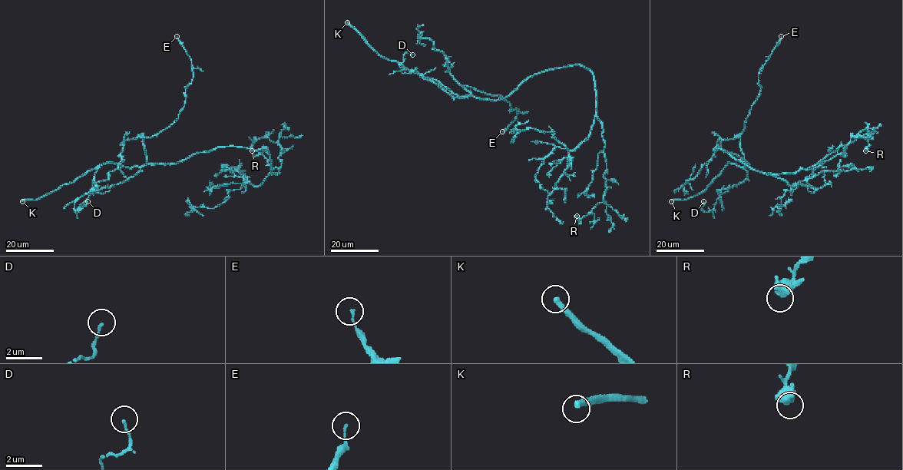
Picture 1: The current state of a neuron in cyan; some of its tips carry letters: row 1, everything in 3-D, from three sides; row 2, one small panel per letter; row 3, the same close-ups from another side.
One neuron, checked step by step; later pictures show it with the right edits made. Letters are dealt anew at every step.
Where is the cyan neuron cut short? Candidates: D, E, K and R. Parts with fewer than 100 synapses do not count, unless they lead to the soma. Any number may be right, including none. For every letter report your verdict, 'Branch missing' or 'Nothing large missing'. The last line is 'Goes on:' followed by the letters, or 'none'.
D: Nothing large missing
E: Nothing large missing
K: Branch missing
R: Nothing large missing
Goes on: K

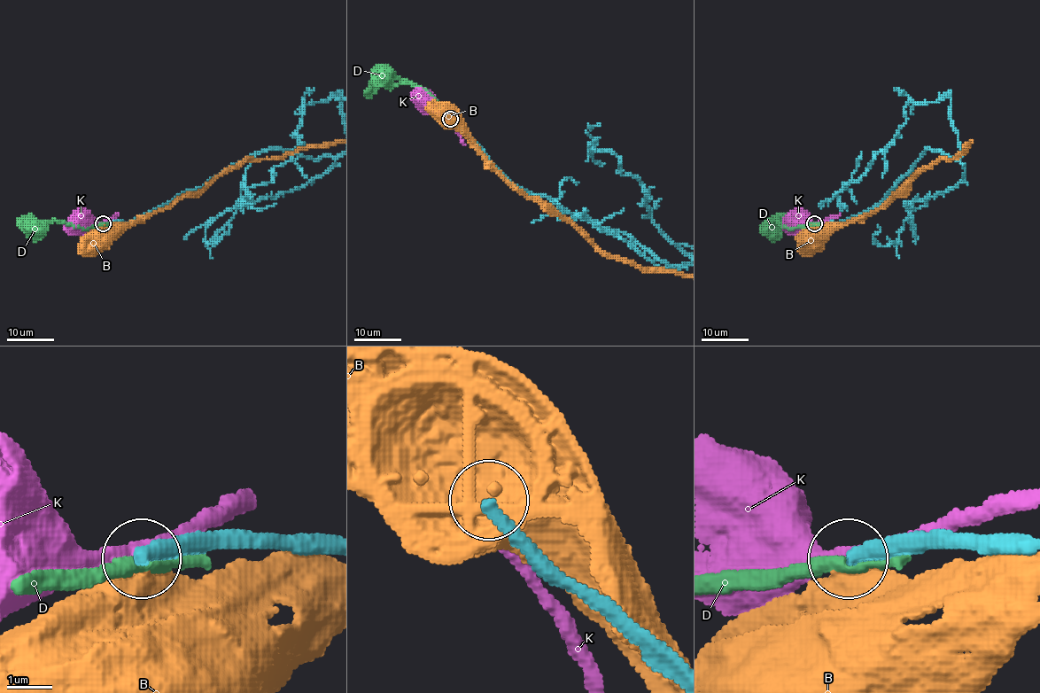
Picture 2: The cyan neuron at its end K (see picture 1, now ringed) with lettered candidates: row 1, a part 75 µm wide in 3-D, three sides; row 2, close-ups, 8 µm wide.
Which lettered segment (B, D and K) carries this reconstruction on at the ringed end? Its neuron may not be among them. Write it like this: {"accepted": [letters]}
{"accepted": []}

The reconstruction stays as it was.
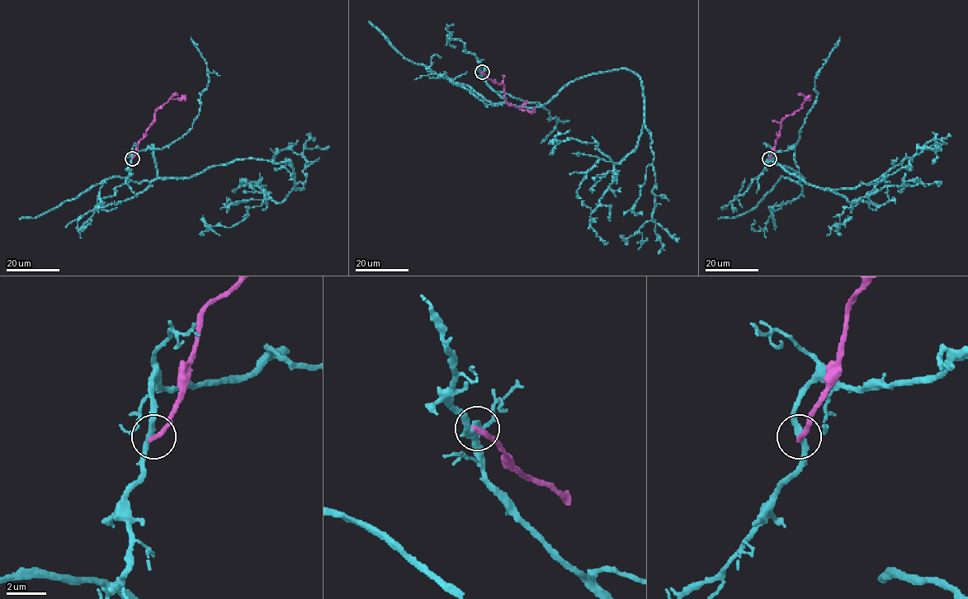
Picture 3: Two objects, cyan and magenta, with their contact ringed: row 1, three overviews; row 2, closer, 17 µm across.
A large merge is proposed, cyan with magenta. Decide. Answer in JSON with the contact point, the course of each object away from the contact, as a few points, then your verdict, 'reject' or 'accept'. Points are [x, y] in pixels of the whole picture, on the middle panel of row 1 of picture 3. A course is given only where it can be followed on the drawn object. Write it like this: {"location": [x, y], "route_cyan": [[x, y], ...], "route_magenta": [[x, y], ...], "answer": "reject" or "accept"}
{"location": [482, 72], "route_cyan": [[482, 73], [529, 107], [586, 76], [639, 77], [644, 122], [619, 162], [596, 143], [556, 143], [569, 129]], "route_magenta": [[482, 73], [494, 82], [502, 83], [505, 101], [508, 104], [519, 109], [532, 110], [535, 107]], "answer": "reject"}

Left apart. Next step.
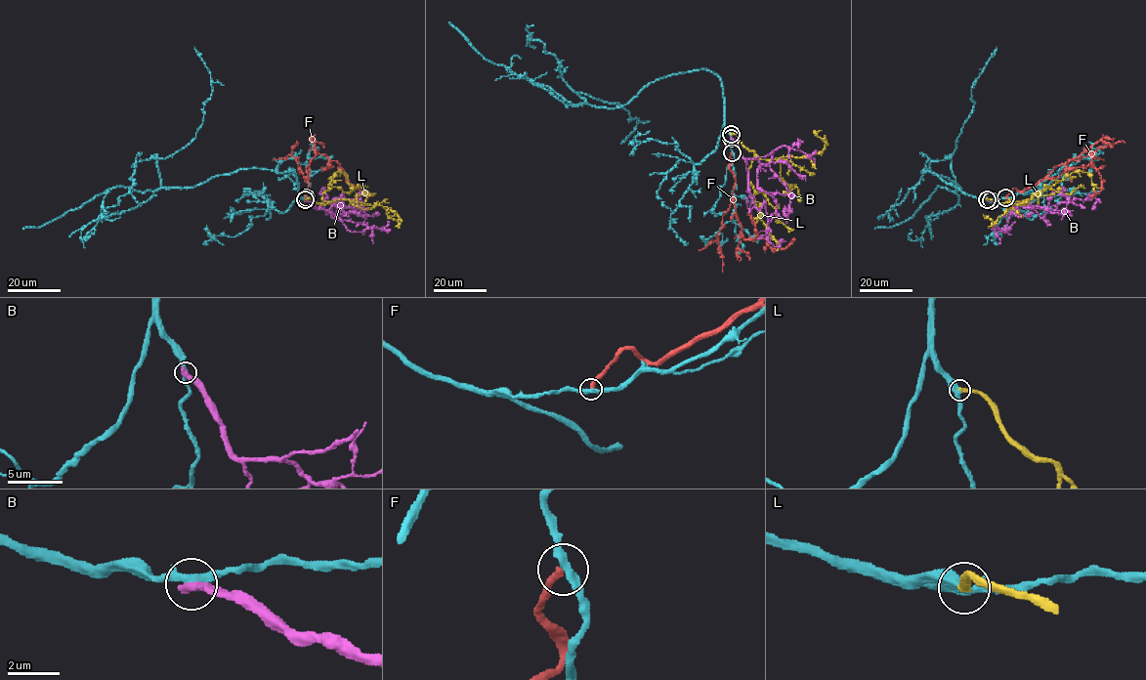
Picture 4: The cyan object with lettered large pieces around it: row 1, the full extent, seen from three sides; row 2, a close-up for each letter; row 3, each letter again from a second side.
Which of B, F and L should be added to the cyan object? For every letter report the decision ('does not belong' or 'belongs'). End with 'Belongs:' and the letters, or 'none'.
B: does not belong
F: does not belong
L: belongs
Belongs: L

